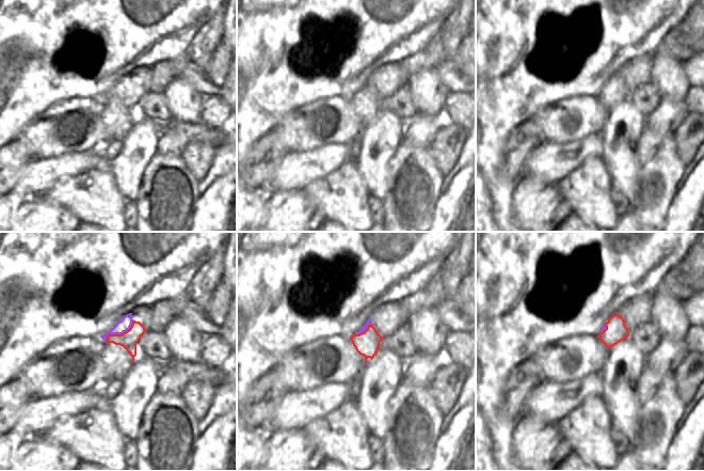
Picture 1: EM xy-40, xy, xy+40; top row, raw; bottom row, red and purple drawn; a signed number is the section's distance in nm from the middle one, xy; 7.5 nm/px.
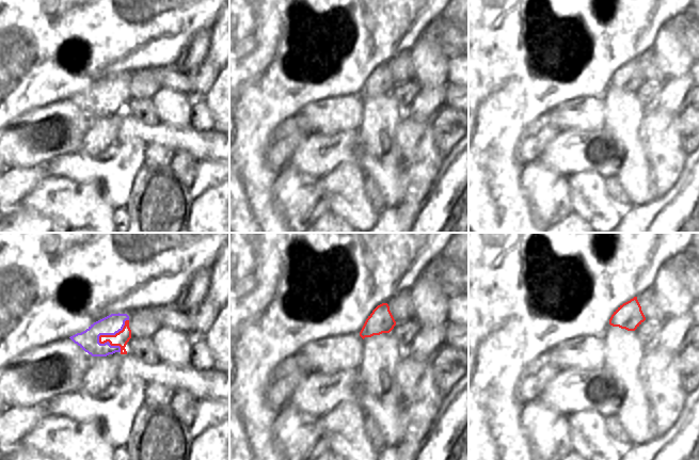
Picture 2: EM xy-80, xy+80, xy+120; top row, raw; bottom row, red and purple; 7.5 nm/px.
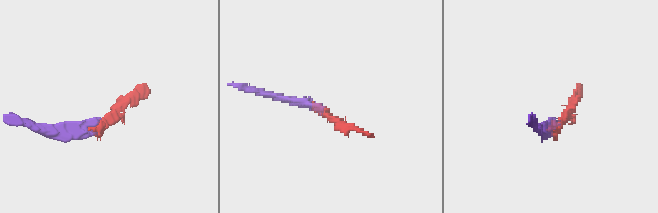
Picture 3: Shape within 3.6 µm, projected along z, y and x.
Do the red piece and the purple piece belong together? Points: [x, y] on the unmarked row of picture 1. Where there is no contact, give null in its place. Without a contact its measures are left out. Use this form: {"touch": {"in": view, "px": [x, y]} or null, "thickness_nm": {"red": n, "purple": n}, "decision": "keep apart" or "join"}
{"touch": {"in": "xy-40", "px": [120, 95]}, "thickness_nm": {"red": 140, "purple": 90}, "decision": "keep apart"}

